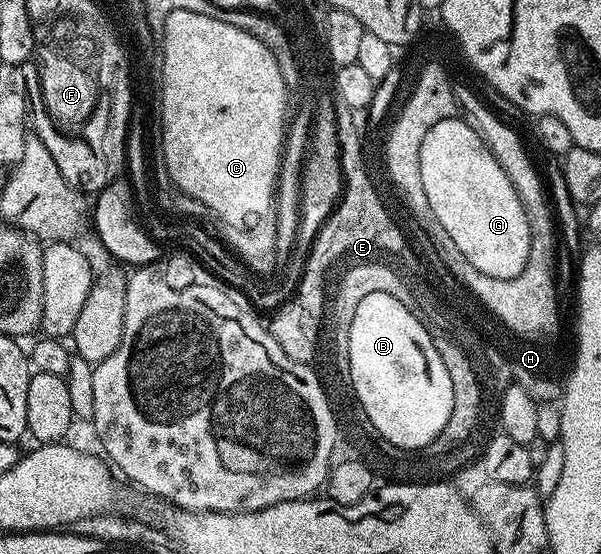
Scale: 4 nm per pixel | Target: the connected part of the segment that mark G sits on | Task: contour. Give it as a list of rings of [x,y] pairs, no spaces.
[[[460,117],[445,118],[440,120],[440,124],[432,124],[428,136],[424,136],[424,140],[420,144],[420,180],[423,181],[424,193],[428,198],[428,203],[431,204],[432,210],[435,212],[436,220],[440,221],[445,231],[452,236],[452,244],[456,244],[460,248],[460,252],[464,252],[464,255],[468,256],[468,264],[472,268],[484,272],[484,276],[492,276],[493,278],[515,278],[520,276],[520,272],[524,272],[524,264],[528,260],[529,252],[530,219],[527,207],[523,206],[522,201],[519,200],[518,187],[510,183],[509,174],[504,172],[504,168],[500,168],[500,164],[492,156],[492,152],[482,142],[480,136]]]

